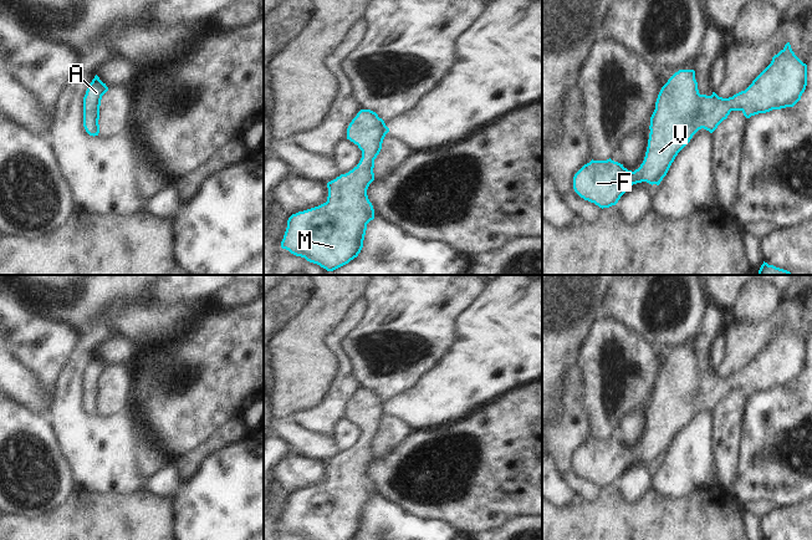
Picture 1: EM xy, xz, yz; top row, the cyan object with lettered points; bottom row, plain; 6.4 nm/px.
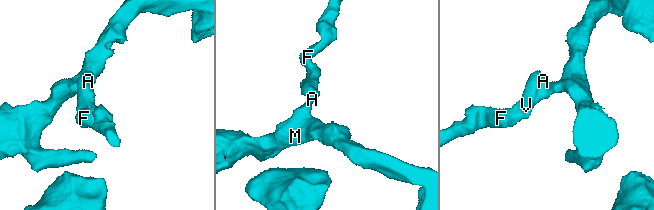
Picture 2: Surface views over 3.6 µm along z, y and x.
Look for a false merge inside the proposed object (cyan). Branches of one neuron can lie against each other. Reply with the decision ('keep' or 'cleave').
keep

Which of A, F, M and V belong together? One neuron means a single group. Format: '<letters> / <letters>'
A F M V

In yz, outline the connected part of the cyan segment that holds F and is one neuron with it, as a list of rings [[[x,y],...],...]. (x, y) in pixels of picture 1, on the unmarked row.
[[[790,321],[772,336],[771,342],[745,368],[732,376],[722,377],[715,371],[711,375],[700,373],[694,348],[679,348],[662,366],[655,388],[650,396],[650,412],[643,442],[634,450],[612,439],[591,439],[573,455],[574,470],[599,486],[616,484],[621,475],[633,463],[647,460],[659,464],[667,454],[678,432],[690,421],[701,407],[713,412],[727,397],[731,389],[741,389],[746,397],[772,388],[793,386],[807,365],[807,343],[792,330]]]

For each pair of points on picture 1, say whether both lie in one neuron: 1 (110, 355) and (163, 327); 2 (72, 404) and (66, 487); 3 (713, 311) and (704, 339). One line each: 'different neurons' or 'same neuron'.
1: different neurons
2: different neurons
3: same neuron

